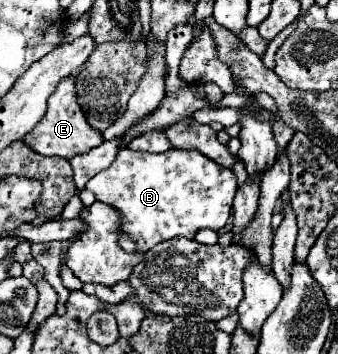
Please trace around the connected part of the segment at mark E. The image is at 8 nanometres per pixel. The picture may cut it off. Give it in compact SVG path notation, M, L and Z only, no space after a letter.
M67 76L59 82L57 90L49 96L49 108L47 114L41 118L41 122L23 138L23 142L35 150L37 154L43 156L61 156L61 158L71 158L73 154L79 152L87 152L93 146L99 146L99 142L103 142L101 132L97 132L95 128L91 128L85 120L85 114L77 102L77 90L75 90L75 76Z

